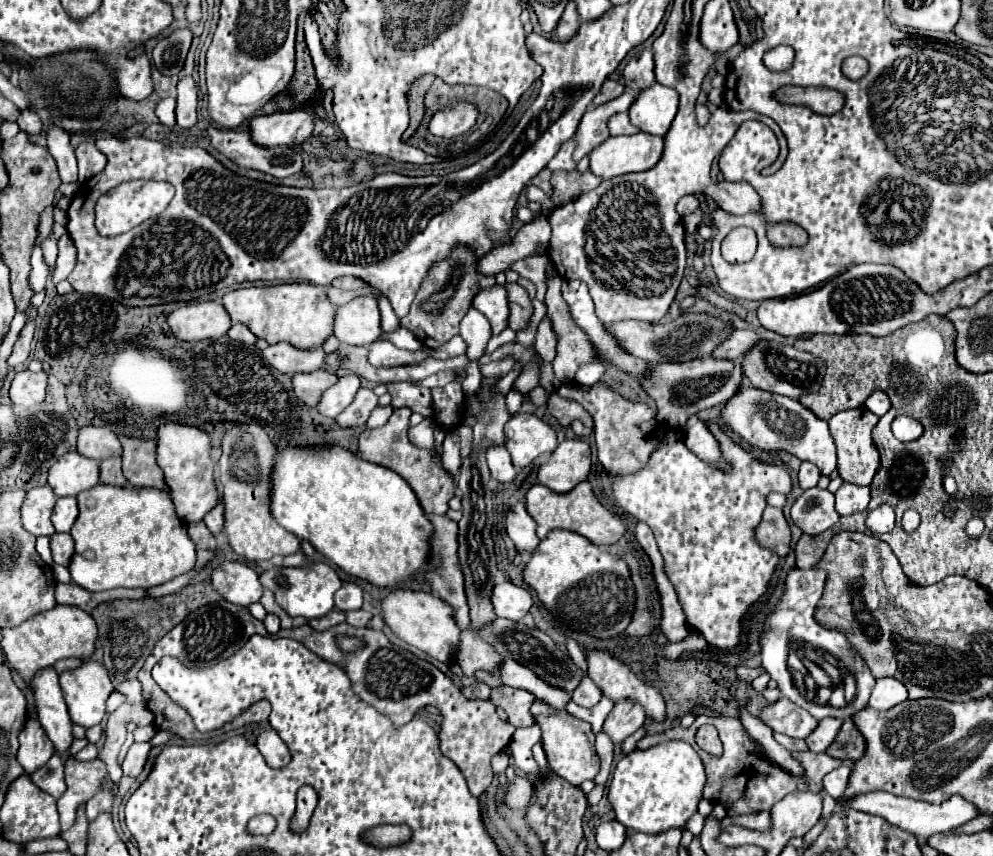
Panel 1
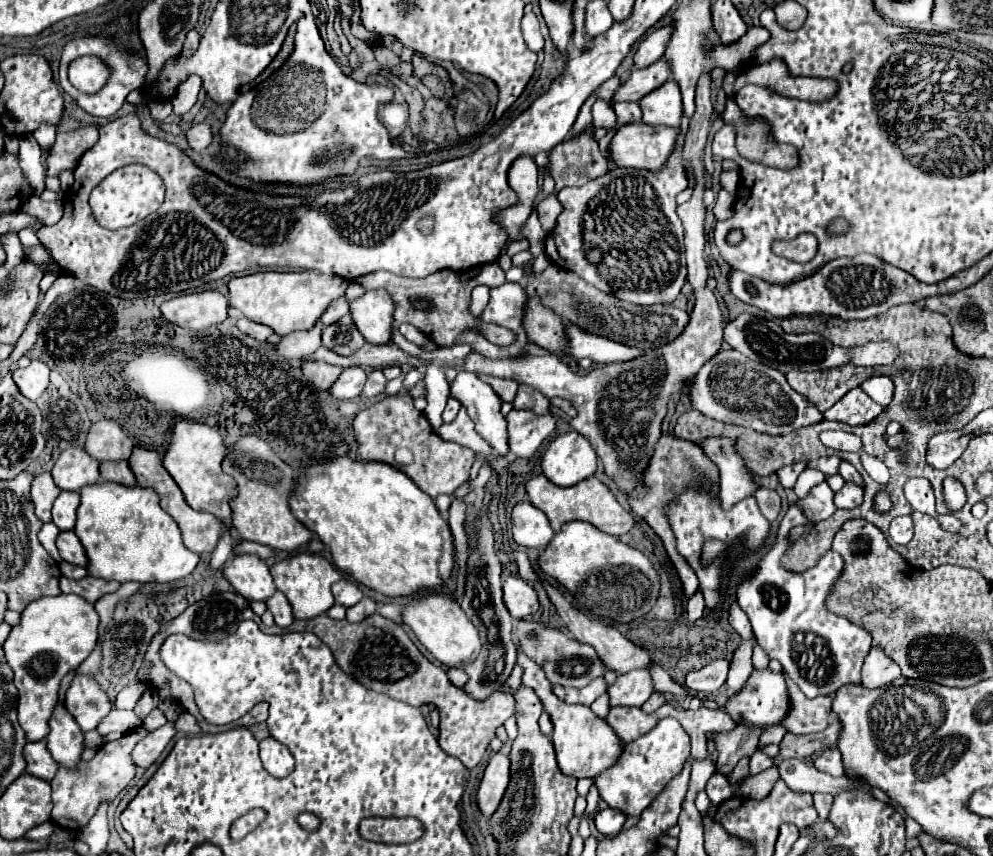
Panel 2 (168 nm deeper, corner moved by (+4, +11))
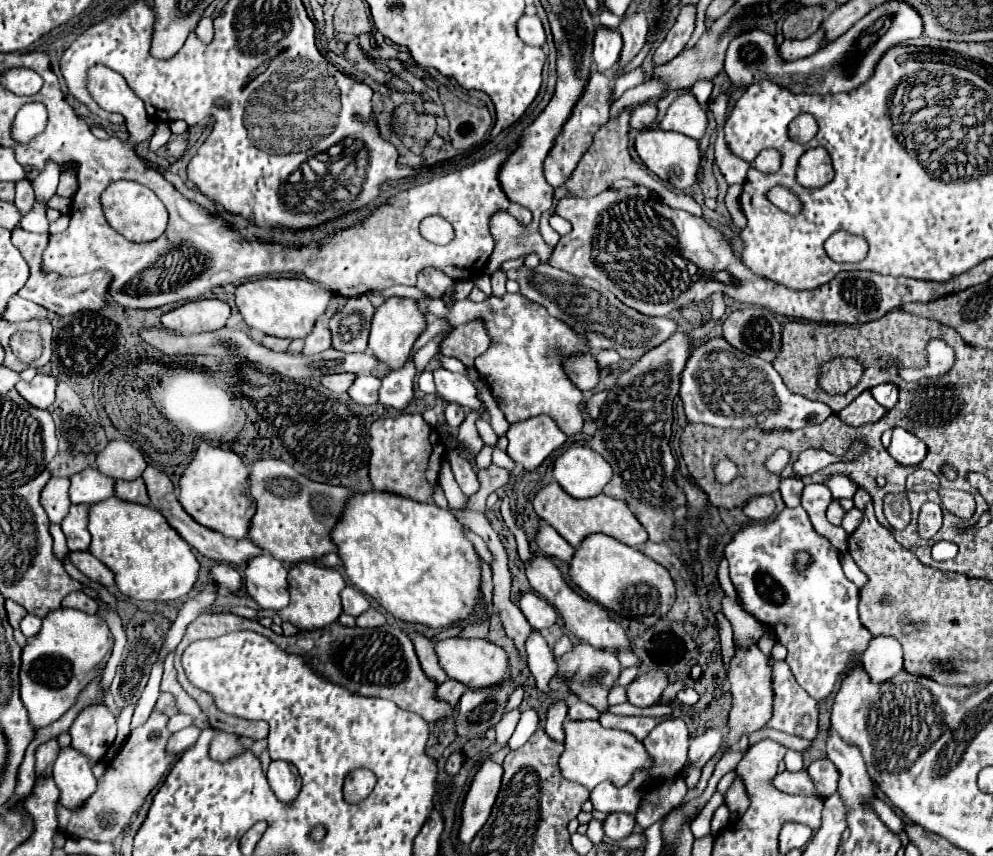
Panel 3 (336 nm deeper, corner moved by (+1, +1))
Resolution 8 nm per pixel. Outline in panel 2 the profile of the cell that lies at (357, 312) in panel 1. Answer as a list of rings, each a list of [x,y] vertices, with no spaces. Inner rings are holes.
[[[385,289],[367,291],[365,295],[349,301],[349,313],[357,325],[357,331],[367,339],[367,343],[381,345],[389,341],[393,301]]]

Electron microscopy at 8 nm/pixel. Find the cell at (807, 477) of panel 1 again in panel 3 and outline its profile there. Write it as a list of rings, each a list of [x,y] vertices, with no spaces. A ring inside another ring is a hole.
[[[798,477],[782,479],[782,483],[780,483],[780,493],[782,493],[782,499],[784,499],[786,507],[798,507],[798,505],[800,505],[802,489],[804,489],[804,483],[802,483]]]

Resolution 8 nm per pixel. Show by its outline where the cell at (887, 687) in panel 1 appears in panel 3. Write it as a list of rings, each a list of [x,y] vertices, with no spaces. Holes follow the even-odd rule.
[[[872,637],[872,643],[868,643],[868,649],[862,655],[862,663],[870,679],[882,683],[902,669],[902,647],[892,637]]]

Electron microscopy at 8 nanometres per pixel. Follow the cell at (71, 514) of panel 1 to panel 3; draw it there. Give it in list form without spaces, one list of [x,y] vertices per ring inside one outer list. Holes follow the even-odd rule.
[[[72,505],[70,513],[62,521],[62,531],[68,539],[70,551],[86,551],[92,541],[92,535],[88,531],[88,507]]]

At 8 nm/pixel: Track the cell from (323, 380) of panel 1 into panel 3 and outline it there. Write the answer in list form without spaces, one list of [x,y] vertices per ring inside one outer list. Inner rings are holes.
[[[338,373],[338,375],[324,375],[322,377],[322,383],[324,387],[328,387],[330,391],[336,391],[336,393],[346,393],[352,385],[352,381],[356,379],[354,373]]]

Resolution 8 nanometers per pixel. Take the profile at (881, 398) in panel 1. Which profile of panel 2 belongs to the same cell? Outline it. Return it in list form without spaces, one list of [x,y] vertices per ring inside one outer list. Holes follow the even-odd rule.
[[[877,375],[877,377],[869,377],[861,389],[879,405],[887,407],[891,397],[893,397],[893,381],[889,377],[883,377],[883,375]]]

